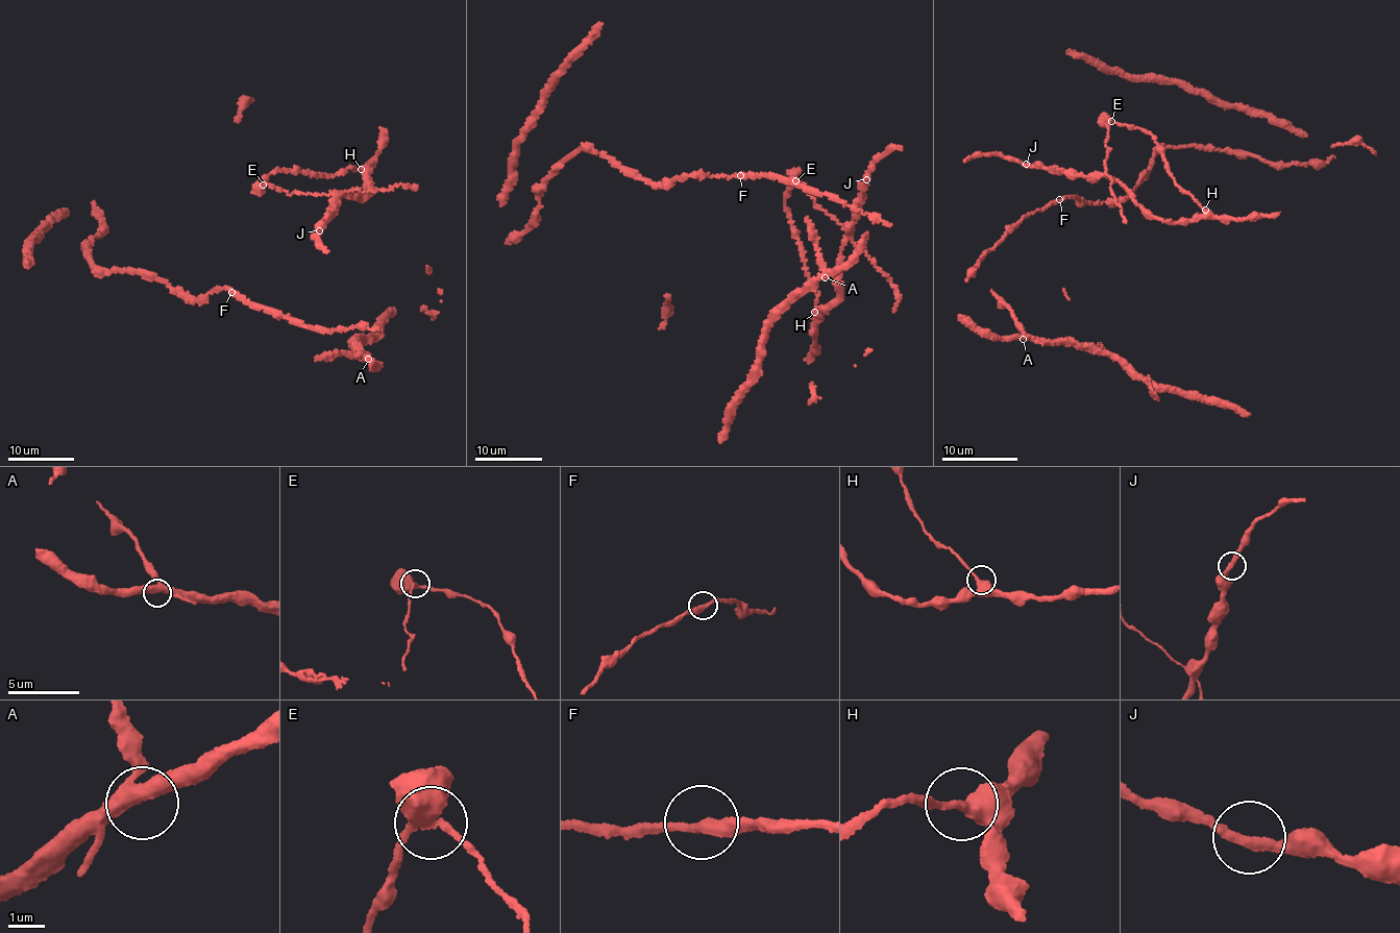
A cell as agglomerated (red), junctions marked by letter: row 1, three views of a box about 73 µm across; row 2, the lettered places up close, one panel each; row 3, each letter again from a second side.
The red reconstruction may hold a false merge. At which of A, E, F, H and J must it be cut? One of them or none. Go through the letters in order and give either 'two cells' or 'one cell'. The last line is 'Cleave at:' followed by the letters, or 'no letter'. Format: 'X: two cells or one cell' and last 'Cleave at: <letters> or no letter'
A: one cell
E: two cells
F: one cell
H: one cell
J: one cell
Cleave at: E

